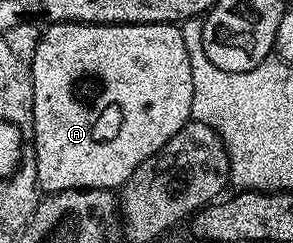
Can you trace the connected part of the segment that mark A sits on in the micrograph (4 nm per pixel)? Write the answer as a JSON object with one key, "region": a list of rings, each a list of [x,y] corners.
{"region":[[[54,22],[43,31],[36,54],[28,63],[34,79],[36,178],[43,193],[73,188],[121,189],[136,166],[152,158],[192,118],[192,62],[177,23]]]}

